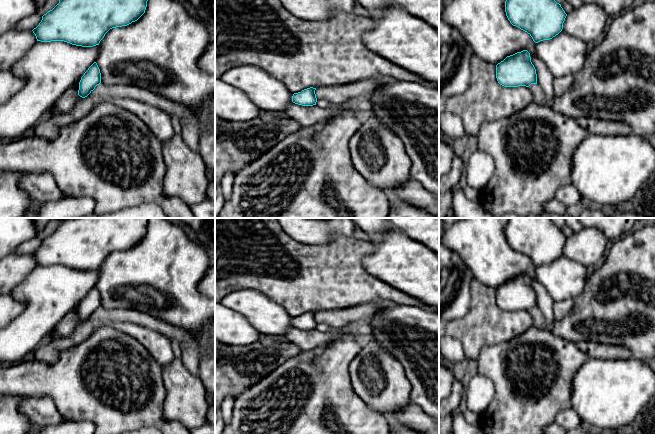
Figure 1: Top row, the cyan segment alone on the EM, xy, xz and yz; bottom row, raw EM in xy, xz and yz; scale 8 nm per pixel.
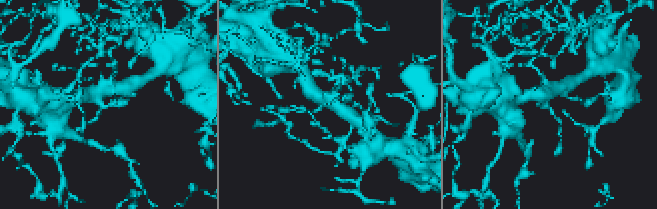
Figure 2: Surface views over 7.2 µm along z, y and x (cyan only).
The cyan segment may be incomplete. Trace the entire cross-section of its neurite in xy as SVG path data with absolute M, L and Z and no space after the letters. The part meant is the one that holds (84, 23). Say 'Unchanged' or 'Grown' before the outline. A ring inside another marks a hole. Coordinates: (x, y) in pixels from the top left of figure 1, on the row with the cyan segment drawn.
Unchanged. M59 0L32 31L37 41L99 45L112 28L127 26L144 13L148 0Z

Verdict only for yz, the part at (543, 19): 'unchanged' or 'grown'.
unchanged

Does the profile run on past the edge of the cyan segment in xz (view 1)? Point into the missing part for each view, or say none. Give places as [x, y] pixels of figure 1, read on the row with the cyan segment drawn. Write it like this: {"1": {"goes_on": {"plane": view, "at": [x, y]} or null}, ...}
{"1": {"goes_on": null}}

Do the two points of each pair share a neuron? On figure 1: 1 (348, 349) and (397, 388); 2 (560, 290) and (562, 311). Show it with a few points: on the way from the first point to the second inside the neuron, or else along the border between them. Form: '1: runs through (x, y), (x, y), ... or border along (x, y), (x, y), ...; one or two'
1: border along (362, 347), (350, 363), (350, 378); two
2: border along (573, 298), (554, 302); two

